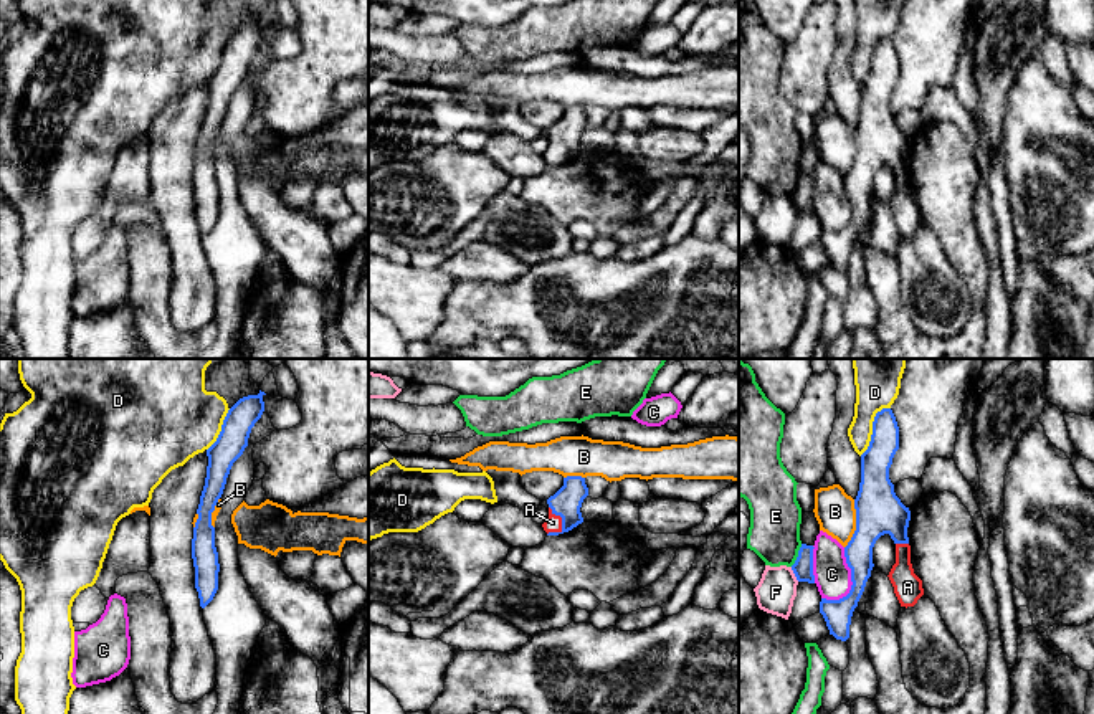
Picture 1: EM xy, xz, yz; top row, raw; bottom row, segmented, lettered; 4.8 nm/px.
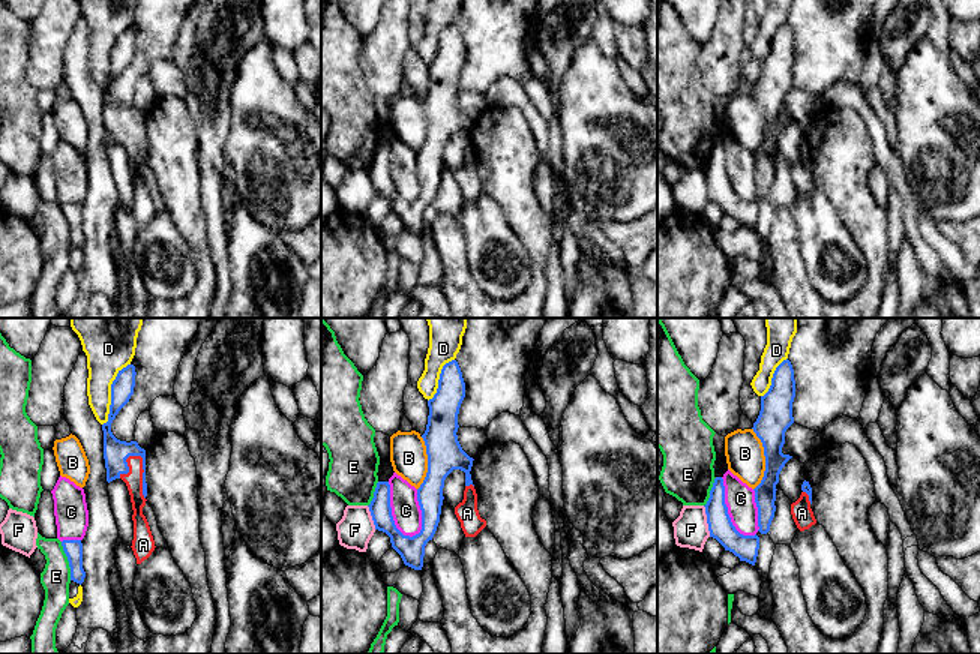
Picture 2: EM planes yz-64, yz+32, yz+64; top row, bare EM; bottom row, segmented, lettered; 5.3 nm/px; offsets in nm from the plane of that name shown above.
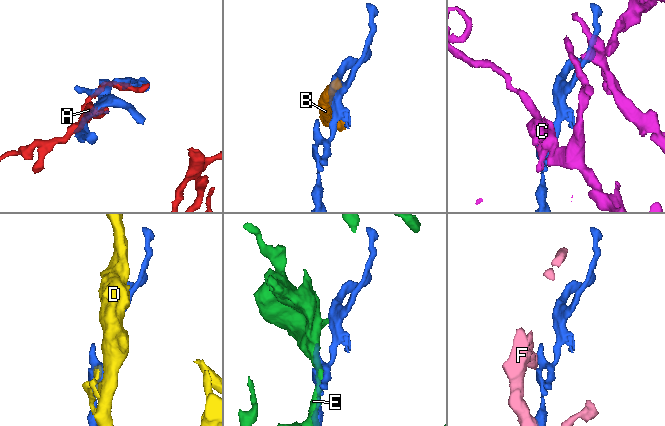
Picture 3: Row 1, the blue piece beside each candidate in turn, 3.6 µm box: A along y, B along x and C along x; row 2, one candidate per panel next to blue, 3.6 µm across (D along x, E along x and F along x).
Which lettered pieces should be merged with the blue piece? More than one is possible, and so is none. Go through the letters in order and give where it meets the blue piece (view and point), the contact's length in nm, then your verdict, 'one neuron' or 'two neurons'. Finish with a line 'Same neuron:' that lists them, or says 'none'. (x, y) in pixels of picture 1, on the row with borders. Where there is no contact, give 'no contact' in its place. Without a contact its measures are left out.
A: xz (562, 519) | 150 nm | two neurons
B: yz (856, 524) | 240 nm | two neurons
C: yz (853, 584) | 280 nm | two neurons
D: yz (873, 428) | 280 nm | two neurons
E: yz (799, 556) | 130 nm | two neurons
F: yz (794, 572) | 80 nm | two neurons
Same neuron: none

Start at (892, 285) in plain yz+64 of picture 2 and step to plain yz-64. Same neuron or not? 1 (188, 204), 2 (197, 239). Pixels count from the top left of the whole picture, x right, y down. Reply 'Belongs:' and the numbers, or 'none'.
Belongs: none

